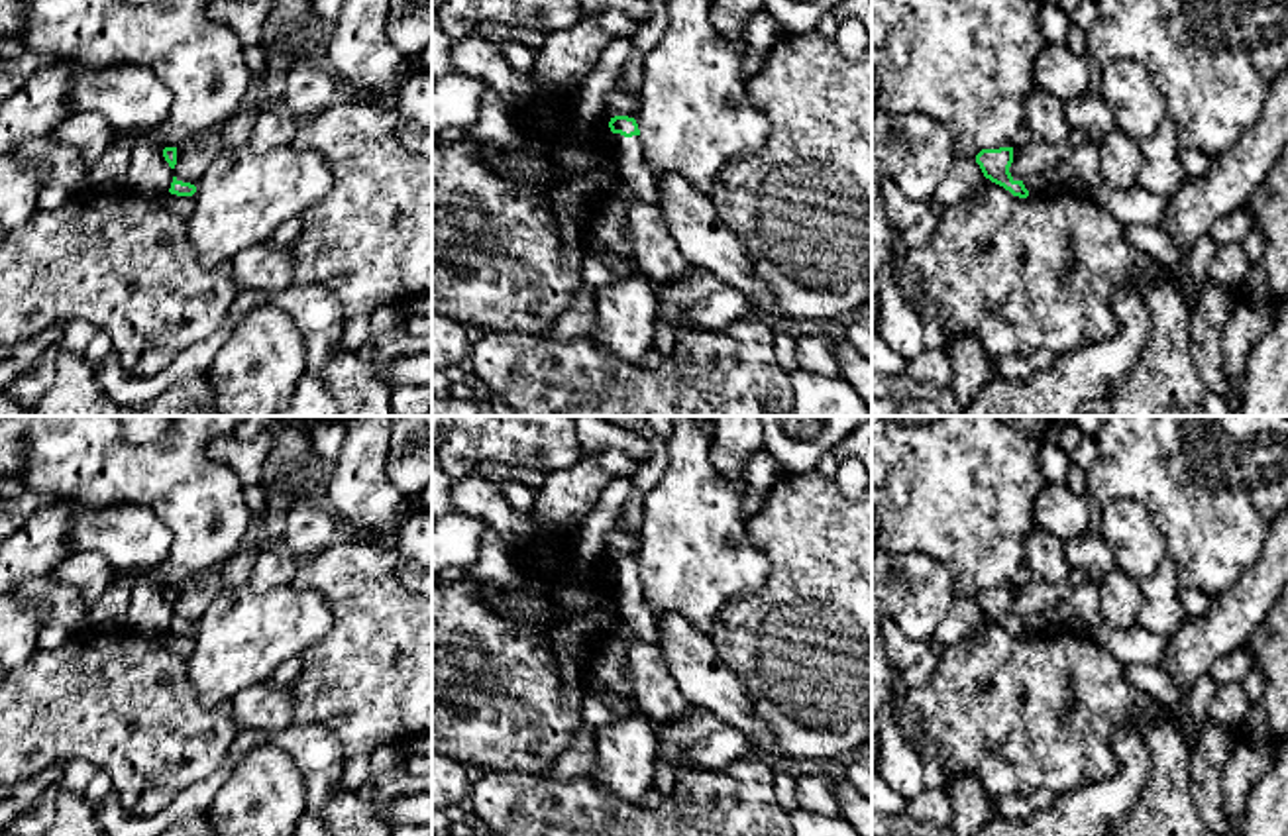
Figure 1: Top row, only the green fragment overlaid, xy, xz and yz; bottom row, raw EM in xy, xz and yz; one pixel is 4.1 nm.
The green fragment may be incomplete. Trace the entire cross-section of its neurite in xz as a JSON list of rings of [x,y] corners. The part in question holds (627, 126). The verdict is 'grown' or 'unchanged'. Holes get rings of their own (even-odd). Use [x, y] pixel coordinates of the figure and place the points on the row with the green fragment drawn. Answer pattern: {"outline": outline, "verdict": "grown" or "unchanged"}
{"outline": [[[615,116],[611,118],[609,128],[613,131],[613,151],[618,175],[630,184],[634,204],[656,204],[658,179],[644,157],[636,120]]], "verdict": "grown"}

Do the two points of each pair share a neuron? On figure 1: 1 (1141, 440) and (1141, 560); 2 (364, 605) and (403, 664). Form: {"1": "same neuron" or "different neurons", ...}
{"1": "different neurons", "2": "same neuron"}

